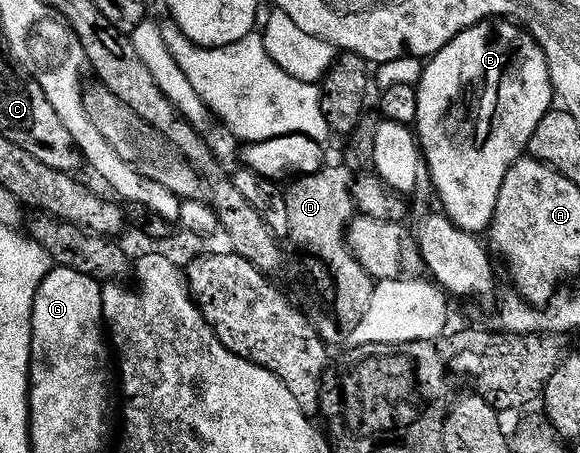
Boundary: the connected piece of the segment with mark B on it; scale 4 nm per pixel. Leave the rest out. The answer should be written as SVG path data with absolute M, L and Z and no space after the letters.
M486 20L477 22L474 26L468 26L465 30L460 30L453 39L443 48L436 50L433 55L424 63L421 70L421 79L415 82L419 91L419 109L417 111L417 121L415 123L415 137L419 143L419 153L423 159L424 169L429 170L429 178L433 181L433 190L437 193L437 198L441 201L440 209L445 217L454 222L459 229L470 232L481 232L488 227L489 221L495 212L495 200L499 196L499 188L503 184L503 176L507 176L507 168L515 159L522 157L523 151L528 147L531 140L531 132L535 132L535 124L543 120L543 116L551 109L555 102L553 85L549 69L545 63L545 53L539 48L528 30L524 30L516 22L508 20Z

